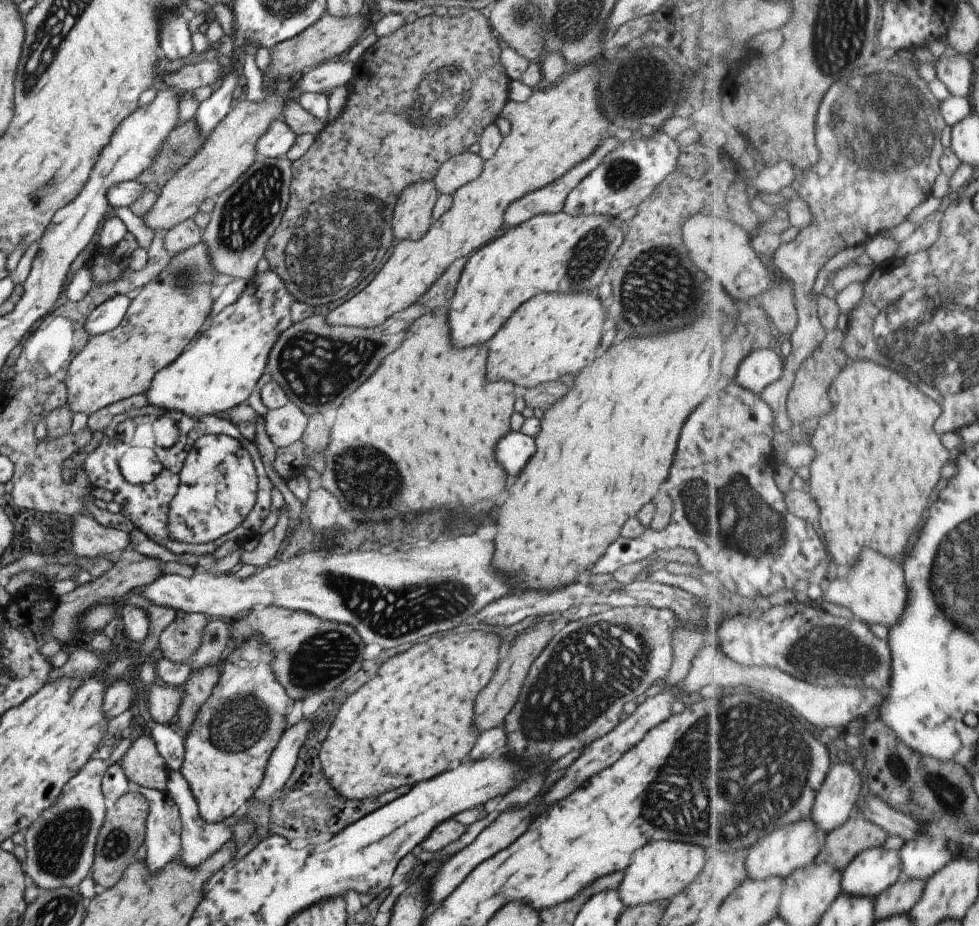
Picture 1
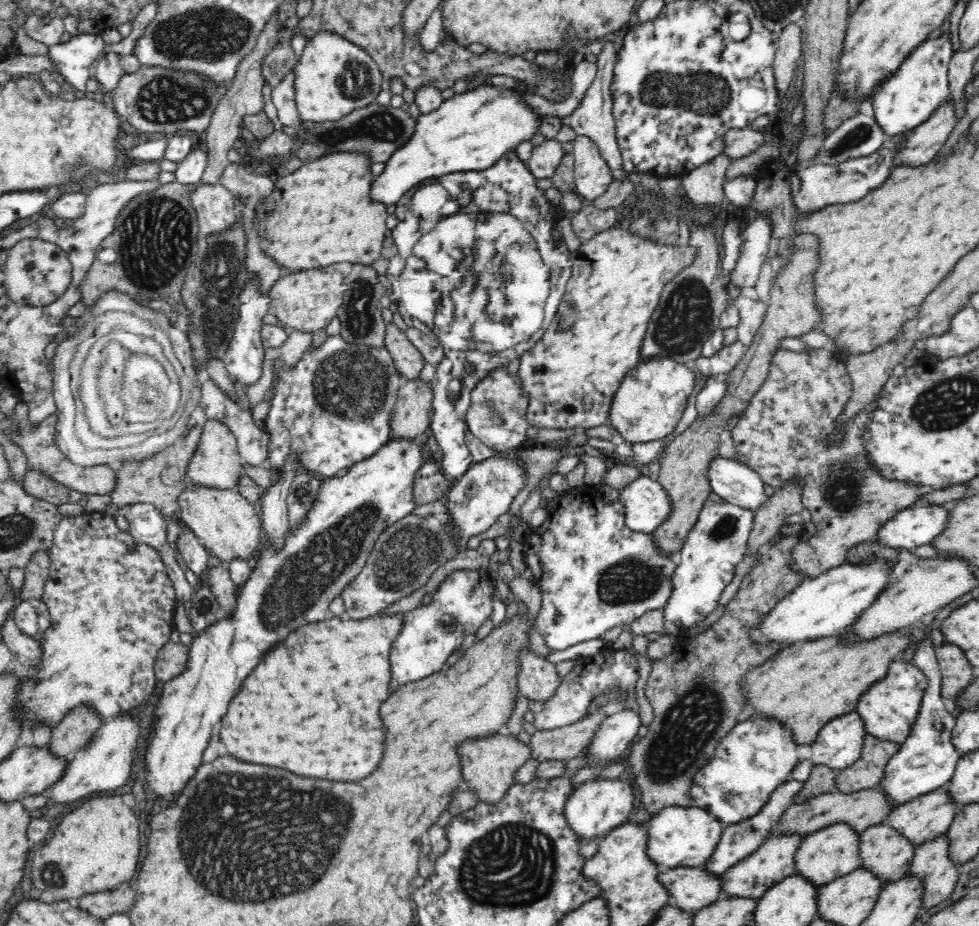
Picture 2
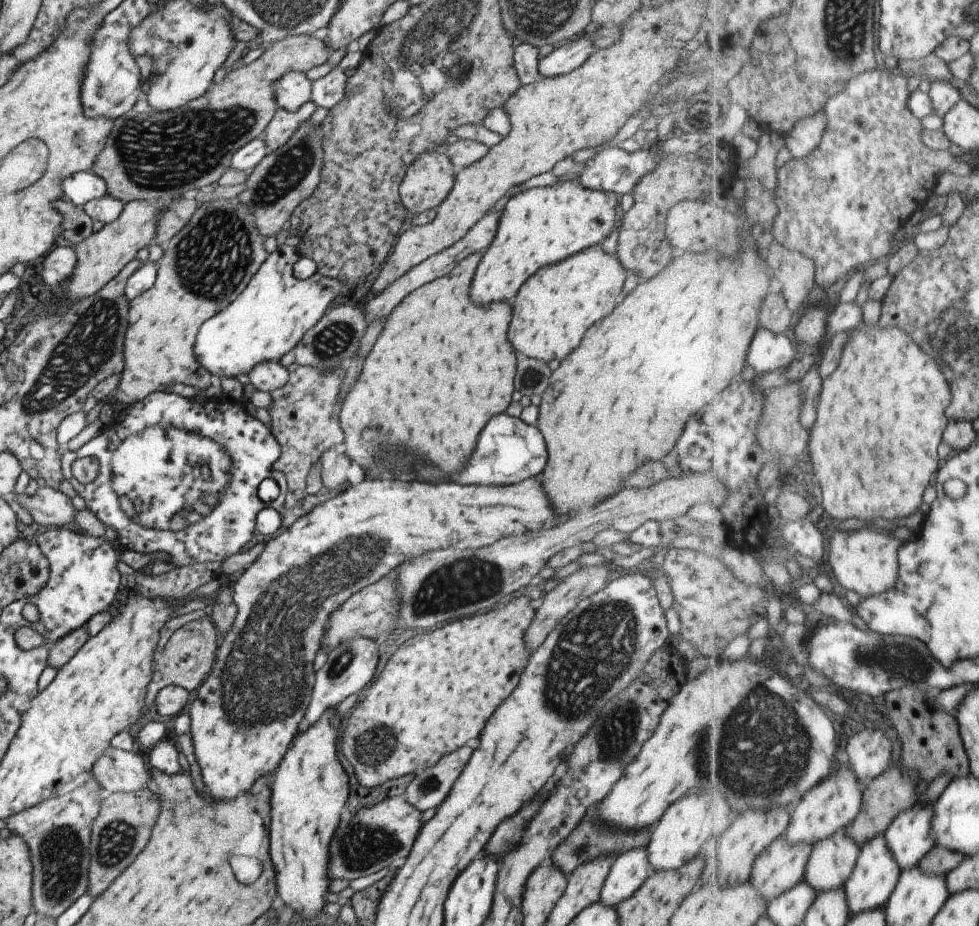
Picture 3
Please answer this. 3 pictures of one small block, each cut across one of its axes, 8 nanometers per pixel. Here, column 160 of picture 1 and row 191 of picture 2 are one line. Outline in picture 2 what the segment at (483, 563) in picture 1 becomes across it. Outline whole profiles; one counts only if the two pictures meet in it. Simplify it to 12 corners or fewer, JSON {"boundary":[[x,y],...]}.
{"boundary":[[591,138],[572,140],[575,192],[594,201],[613,181]]}

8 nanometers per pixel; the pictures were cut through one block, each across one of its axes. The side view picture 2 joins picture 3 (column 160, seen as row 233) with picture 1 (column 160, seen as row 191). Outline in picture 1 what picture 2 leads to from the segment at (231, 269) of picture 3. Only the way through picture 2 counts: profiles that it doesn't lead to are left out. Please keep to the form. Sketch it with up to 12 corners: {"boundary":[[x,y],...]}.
{"boundary":[[170,255],[65,373],[91,416],[144,393],[203,328],[219,274]]}

